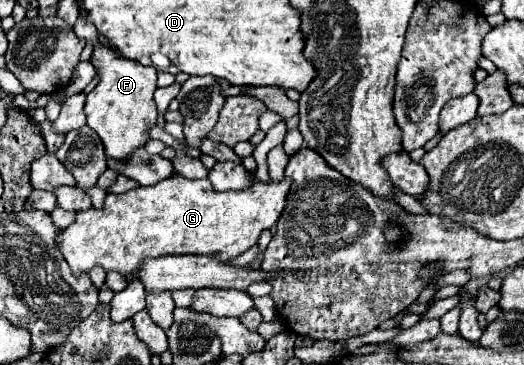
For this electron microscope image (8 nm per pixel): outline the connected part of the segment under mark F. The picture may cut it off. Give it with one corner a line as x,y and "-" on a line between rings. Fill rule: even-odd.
77,20
73,30
81,40
93,44
91,64
99,78
97,86
87,94
85,100
87,126
93,128
103,140
107,156
125,160
135,148
143,146
149,140
145,132
157,120
157,106
153,100
153,94
157,90
157,70
153,66
143,66
137,60
127,60
109,46
101,44
99,36
95,34
93,26
87,24
87,20

